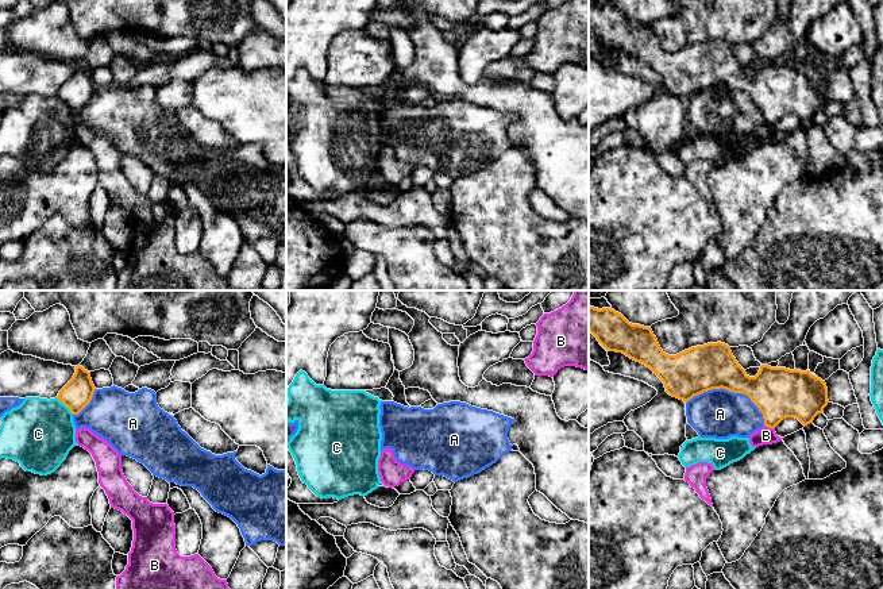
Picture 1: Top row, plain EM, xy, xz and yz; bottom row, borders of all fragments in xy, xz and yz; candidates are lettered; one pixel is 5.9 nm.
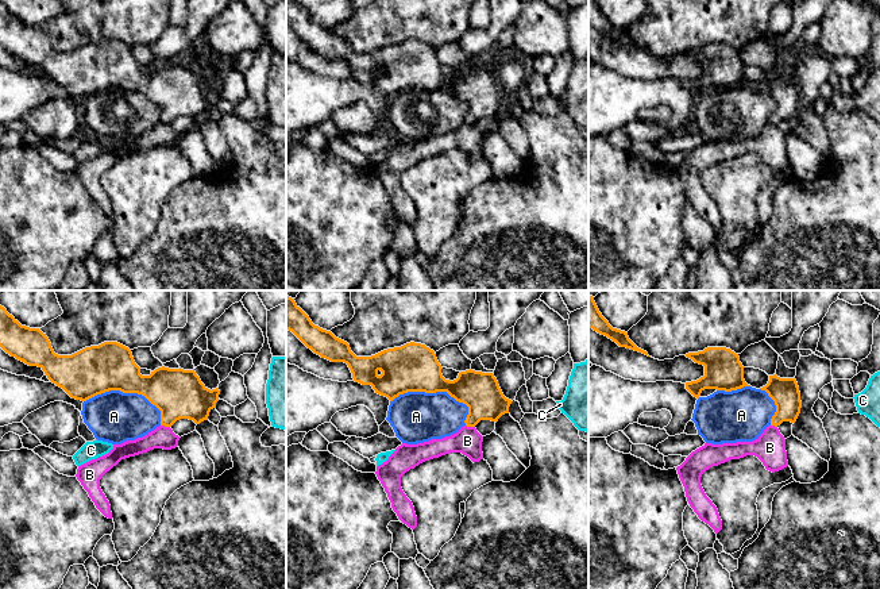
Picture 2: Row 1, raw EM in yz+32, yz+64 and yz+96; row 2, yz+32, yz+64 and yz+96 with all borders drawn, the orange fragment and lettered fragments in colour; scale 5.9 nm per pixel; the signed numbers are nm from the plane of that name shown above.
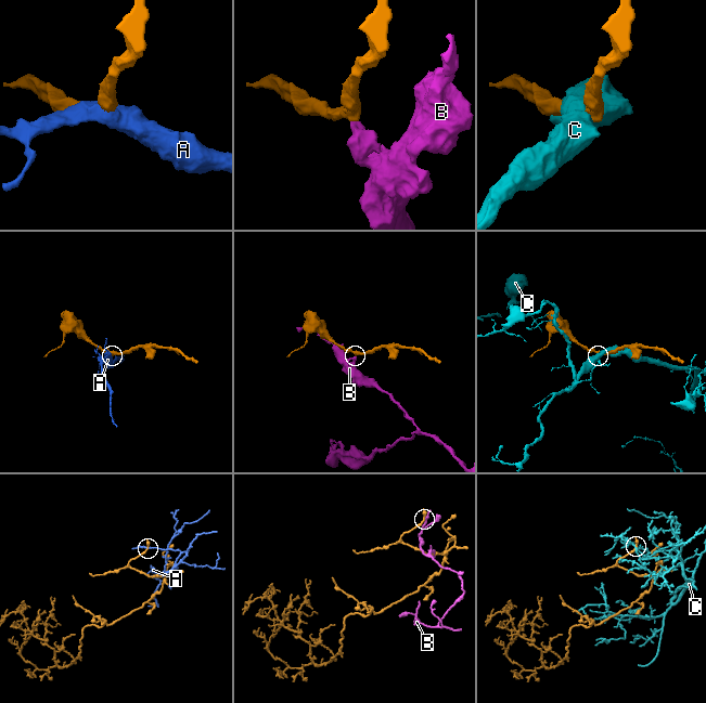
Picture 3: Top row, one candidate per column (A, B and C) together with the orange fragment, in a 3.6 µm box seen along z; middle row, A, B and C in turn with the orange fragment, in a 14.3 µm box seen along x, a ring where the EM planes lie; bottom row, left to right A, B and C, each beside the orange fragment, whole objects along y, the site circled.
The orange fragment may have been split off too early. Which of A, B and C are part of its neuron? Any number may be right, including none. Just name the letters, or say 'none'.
none

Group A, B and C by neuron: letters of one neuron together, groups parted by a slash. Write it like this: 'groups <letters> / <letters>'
groups A / B / C

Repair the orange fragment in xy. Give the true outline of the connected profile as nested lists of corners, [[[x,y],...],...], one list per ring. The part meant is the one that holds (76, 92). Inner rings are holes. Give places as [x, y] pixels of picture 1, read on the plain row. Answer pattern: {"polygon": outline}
{"polygon": [[[78,62],[73,76],[59,88],[57,96],[73,112],[78,112],[90,100],[95,88],[90,70]]]}

